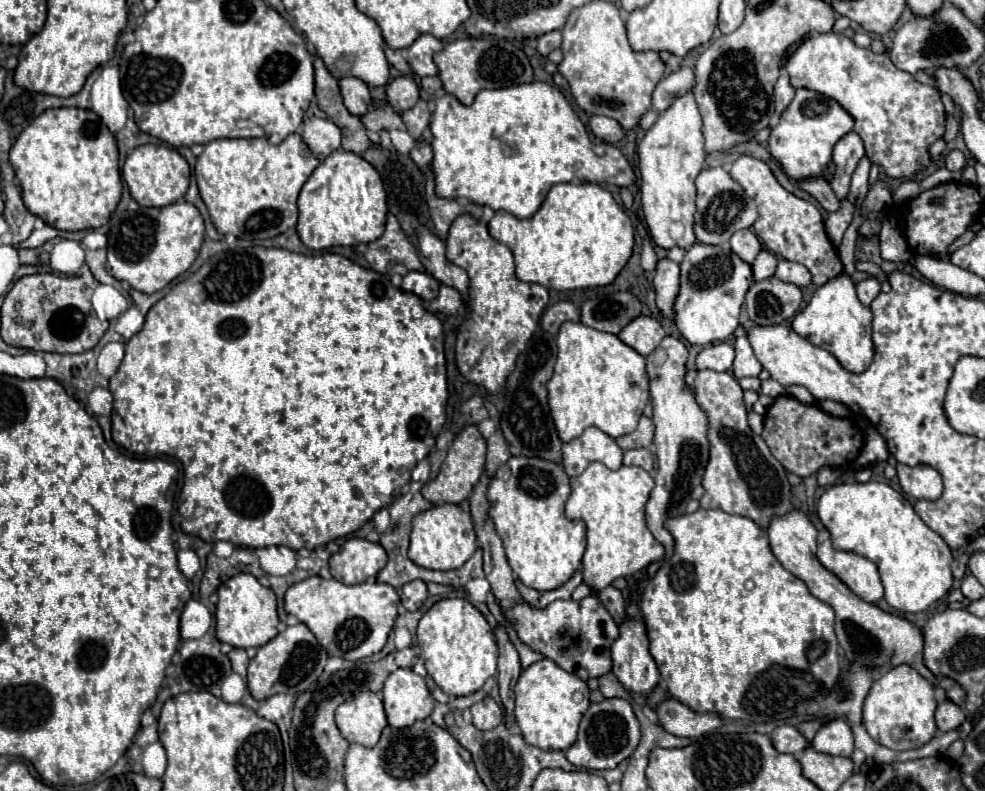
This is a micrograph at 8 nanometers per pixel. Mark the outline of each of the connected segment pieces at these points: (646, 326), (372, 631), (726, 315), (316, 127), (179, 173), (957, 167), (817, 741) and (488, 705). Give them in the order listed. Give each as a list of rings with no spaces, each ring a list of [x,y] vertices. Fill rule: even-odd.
[[[638,315],[624,327],[624,331],[618,333],[618,339],[624,341],[634,351],[638,351],[642,357],[648,357],[660,345],[664,335],[666,333],[656,319]]]
[[[308,577],[294,583],[286,591],[284,609],[288,615],[298,617],[318,639],[330,657],[358,661],[378,653],[394,629],[400,597],[392,585],[366,581],[358,585],[344,585],[336,579]]]
[[[696,243],[680,263],[680,291],[674,301],[674,323],[692,345],[724,341],[740,325],[744,295],[752,285],[752,269],[738,255],[716,245]]]
[[[310,117],[304,121],[302,139],[318,161],[324,161],[332,151],[340,149],[340,129],[330,119]]]
[[[140,145],[126,157],[122,177],[138,205],[166,207],[184,197],[190,183],[190,167],[182,155],[166,145]]]
[[[950,151],[948,153],[948,157],[946,157],[946,167],[950,169],[950,171],[954,171],[956,175],[964,169],[964,163],[966,163],[966,159],[964,159],[964,153],[962,151]]]
[[[832,719],[822,723],[818,729],[812,747],[820,753],[828,755],[840,755],[840,757],[850,757],[854,751],[854,733],[852,727],[846,725],[842,719]]]
[[[486,697],[486,699],[478,701],[476,705],[472,705],[470,715],[472,715],[474,727],[480,729],[480,731],[494,729],[496,725],[500,725],[504,721],[502,709],[496,705],[496,701],[492,697]]]

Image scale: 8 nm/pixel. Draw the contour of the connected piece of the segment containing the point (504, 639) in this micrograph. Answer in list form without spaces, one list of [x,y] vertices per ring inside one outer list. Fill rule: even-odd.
[[[498,627],[494,629],[494,635],[498,639],[500,657],[498,657],[498,685],[500,685],[500,699],[504,703],[506,715],[514,713],[514,685],[522,673],[518,651],[510,645],[508,633]]]

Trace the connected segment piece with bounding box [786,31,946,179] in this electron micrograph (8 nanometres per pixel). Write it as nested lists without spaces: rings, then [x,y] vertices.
[[[832,31],[810,35],[808,39],[804,39],[804,43],[788,59],[786,71],[794,87],[812,89],[816,93],[832,97],[834,101],[840,103],[840,107],[844,107],[844,111],[850,113],[850,117],[854,119],[854,133],[858,133],[860,139],[864,141],[866,157],[872,163],[880,165],[888,177],[910,179],[914,177],[916,171],[924,171],[930,165],[928,147],[944,135],[944,119],[946,119],[944,105],[934,87],[922,85],[914,79],[914,75],[900,71],[890,61],[890,57],[862,49],[850,37]]]

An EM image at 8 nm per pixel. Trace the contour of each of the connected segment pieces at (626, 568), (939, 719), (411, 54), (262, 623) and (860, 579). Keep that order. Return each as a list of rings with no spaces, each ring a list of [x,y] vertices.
[[[590,463],[586,471],[574,479],[570,479],[572,495],[566,503],[566,517],[572,521],[584,521],[588,529],[588,545],[582,559],[582,575],[584,583],[592,591],[600,591],[612,585],[618,577],[632,577],[638,571],[644,571],[650,563],[660,563],[664,559],[664,545],[654,539],[654,535],[646,527],[646,501],[654,487],[654,479],[642,467],[620,467],[618,471],[606,469],[602,463]]]
[[[944,699],[944,701],[938,703],[938,707],[936,707],[936,725],[942,733],[950,731],[950,729],[956,729],[964,719],[966,719],[964,709],[960,705],[956,705],[954,701]]]
[[[420,35],[406,51],[406,59],[408,59],[408,65],[412,67],[412,71],[420,77],[426,77],[426,75],[436,75],[438,73],[438,67],[434,65],[432,61],[432,55],[436,51],[442,51],[442,41],[432,37],[432,35]]]
[[[238,573],[218,587],[216,637],[222,643],[240,649],[262,647],[276,635],[278,635],[278,613],[276,613],[276,595],[272,593],[272,589],[260,585],[258,579],[250,573]]]
[[[826,529],[818,533],[816,557],[830,573],[834,573],[862,601],[876,603],[884,597],[884,589],[878,577],[878,567],[858,553],[836,551],[832,547],[830,533]]]

